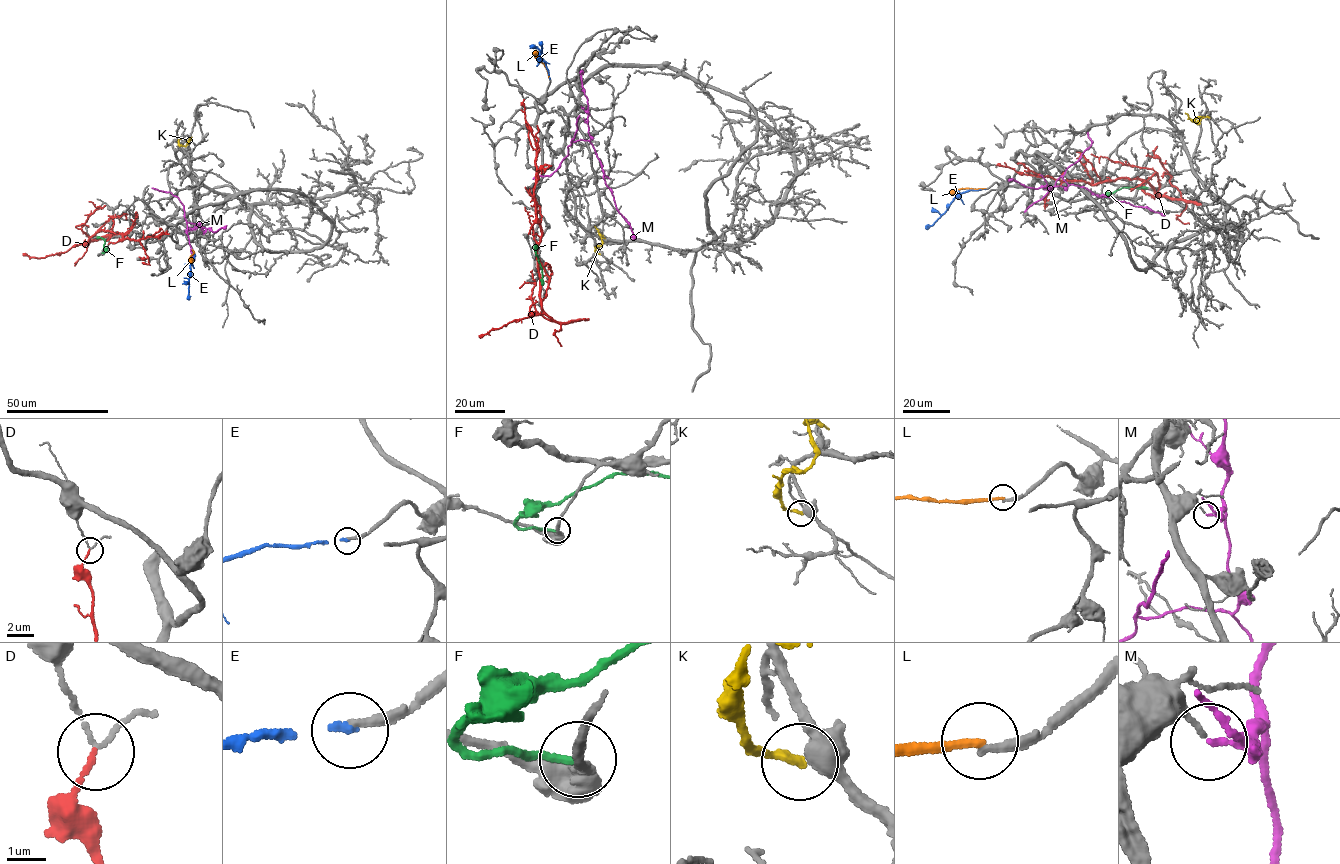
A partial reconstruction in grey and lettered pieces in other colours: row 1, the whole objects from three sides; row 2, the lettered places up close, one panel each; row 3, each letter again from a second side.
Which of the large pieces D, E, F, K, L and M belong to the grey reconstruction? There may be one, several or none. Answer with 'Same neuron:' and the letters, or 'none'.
Same neuron: E

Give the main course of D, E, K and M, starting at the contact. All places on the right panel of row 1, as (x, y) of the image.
D: (996, 165), (1093, 185), (1138, 178), (1155, 192), (1159, 189), (1154, 170), (1091, 153)
E: (985, 189), (965, 191), (954, 198), (933, 224), (925, 227)
K: (1209, 117), (1201, 118), (1197, 124), (1185, 113)
M: (1048, 188), (1076, 185), (1096, 195), (1164, 215)

